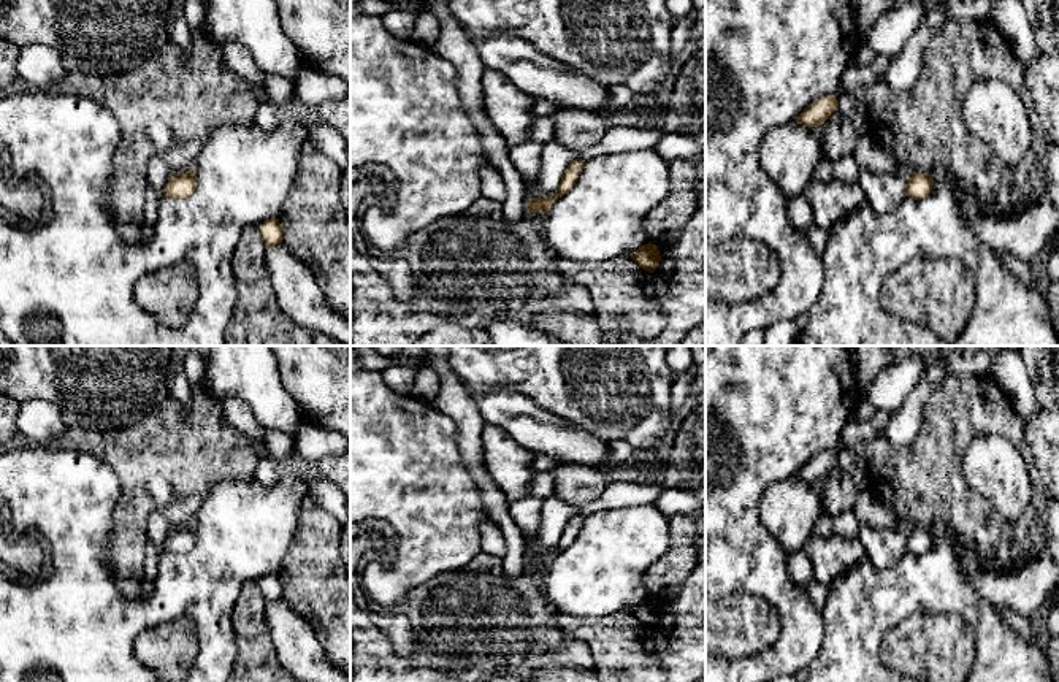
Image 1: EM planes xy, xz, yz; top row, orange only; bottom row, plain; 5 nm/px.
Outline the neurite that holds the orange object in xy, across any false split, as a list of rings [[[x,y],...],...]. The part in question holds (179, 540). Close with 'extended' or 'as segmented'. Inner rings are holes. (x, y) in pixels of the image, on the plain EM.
[[[193,523],[185,528],[171,528],[163,544],[166,554],[187,554],[197,546]]]; as segmented

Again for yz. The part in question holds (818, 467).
[[[826,450],[810,458],[797,473],[796,479],[804,482],[823,481],[824,476],[839,463],[839,455],[835,450]]]; as segmented

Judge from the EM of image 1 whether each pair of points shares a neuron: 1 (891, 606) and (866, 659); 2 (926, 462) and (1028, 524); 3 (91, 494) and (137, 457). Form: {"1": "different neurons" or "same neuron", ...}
{"1": "same neuron", "2": "same neuron", "3": "different neurons"}

